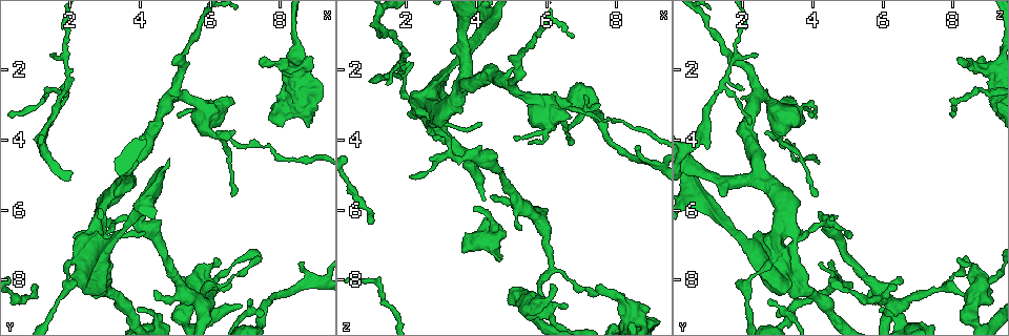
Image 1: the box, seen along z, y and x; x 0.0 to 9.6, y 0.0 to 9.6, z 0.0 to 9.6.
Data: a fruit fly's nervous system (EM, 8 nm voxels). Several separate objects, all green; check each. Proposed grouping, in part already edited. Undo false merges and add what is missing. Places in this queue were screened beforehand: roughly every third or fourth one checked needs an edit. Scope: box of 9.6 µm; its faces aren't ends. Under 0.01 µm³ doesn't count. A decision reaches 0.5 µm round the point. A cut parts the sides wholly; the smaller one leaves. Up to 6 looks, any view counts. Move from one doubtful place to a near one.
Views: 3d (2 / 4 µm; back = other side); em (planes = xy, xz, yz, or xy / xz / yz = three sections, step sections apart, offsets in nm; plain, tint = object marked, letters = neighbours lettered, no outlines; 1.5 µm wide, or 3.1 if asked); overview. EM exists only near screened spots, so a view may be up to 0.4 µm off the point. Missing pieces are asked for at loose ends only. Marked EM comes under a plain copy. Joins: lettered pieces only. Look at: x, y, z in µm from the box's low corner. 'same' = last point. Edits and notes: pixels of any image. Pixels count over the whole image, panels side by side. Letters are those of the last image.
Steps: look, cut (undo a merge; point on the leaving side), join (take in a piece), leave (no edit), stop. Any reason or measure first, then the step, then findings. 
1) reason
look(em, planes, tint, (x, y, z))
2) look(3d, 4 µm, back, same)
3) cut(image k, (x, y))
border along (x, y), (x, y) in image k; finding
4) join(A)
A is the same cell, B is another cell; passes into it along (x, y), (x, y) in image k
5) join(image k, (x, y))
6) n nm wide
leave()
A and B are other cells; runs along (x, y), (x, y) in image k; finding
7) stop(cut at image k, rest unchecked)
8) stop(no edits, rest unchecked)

look(em, planes, letters, (6.15, 8.05, 9.05))

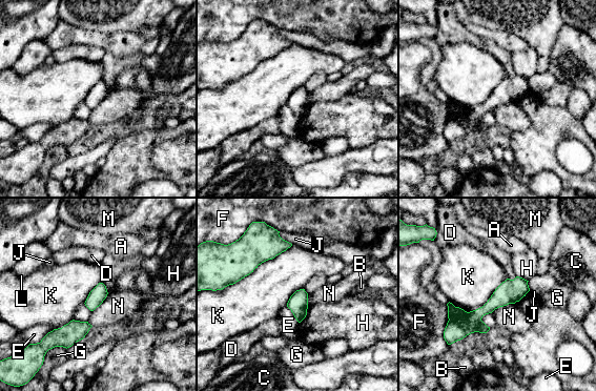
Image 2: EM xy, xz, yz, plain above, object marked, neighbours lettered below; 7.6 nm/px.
120 nm wide; K touches over 600 nm
cut(image 2, (455, 330))
A, B, C, D, E, F, G, H, J, K, L, M and N are other cells; two neurons meet here

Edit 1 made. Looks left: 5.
see it whole again
look(overview)

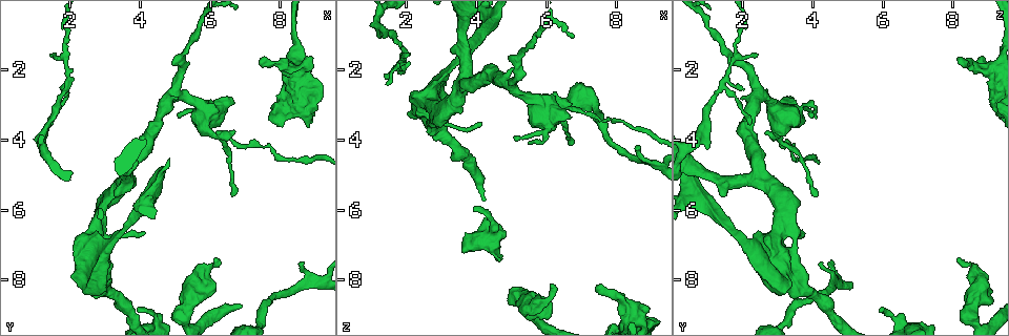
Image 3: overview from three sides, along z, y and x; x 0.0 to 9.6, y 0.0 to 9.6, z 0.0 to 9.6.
branch stops here
look(em, planes, letters, (7.50, 1.70, 8.10))

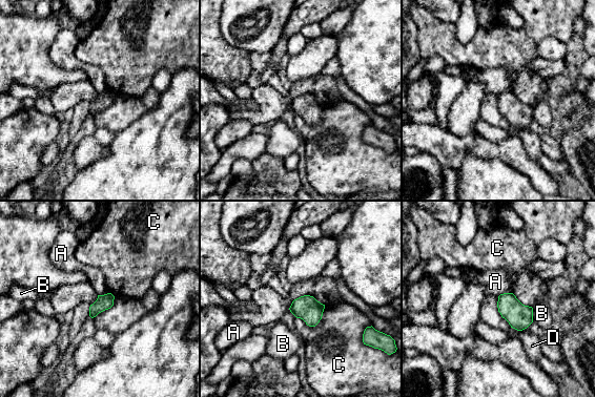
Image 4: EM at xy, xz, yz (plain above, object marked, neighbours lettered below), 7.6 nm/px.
leave()
A, B, C and D are other cells; border along (512, 292), (504, 292), (498, 296) in image 4; none of them fits

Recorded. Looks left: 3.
stop(cut at image 2, rest unchecked)

